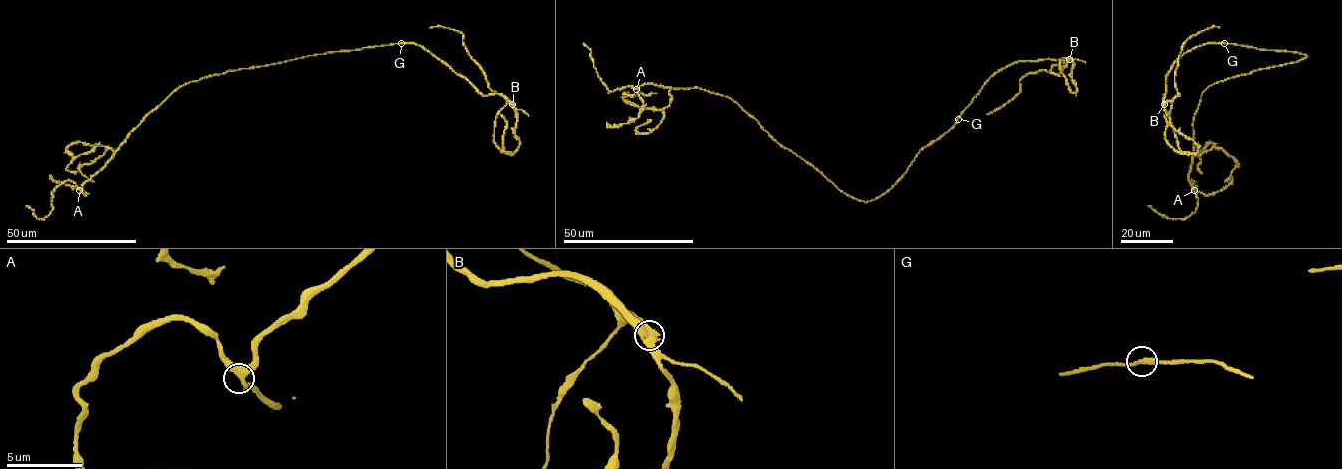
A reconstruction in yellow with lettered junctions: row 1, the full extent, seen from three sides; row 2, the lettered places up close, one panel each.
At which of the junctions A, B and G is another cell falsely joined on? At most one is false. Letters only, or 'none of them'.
B

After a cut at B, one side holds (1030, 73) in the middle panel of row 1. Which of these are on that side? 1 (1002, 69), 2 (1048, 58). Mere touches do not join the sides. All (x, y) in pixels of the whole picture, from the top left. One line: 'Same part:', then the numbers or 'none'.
Same part: none

